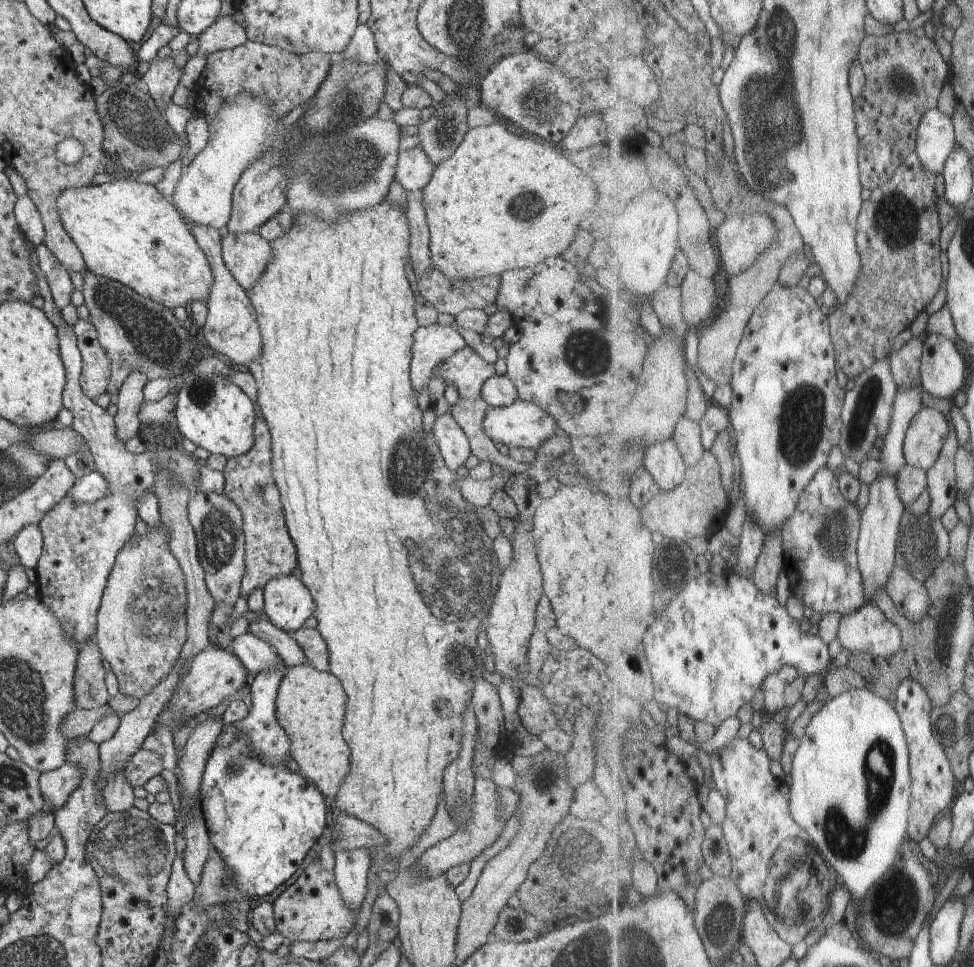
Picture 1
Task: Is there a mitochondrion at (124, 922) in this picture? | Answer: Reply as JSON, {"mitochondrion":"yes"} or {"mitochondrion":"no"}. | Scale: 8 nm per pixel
{"mitochondrion":"no"}

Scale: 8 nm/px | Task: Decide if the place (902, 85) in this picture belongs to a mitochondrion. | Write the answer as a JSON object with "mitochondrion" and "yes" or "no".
{"mitochondrion":"yes"}

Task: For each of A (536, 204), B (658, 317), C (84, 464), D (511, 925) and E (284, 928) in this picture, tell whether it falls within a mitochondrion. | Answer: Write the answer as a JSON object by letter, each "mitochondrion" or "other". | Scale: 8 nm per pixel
{"A":"mitochondrion","B":"other","C":"other","D":"mitochondrion","E":"other"}

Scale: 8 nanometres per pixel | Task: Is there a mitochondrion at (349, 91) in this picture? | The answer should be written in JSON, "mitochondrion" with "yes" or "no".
{"mitochondrion":"yes"}

